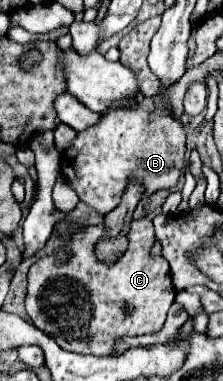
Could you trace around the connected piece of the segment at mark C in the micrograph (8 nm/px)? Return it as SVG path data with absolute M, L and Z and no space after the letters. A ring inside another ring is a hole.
M150 218L134 220L130 224L128 250L114 266L106 266L94 256L94 244L104 234L104 226L86 226L78 230L58 224L58 228L64 234L70 232L66 248L72 250L72 258L64 266L56 266L56 254L44 256L36 260L28 272L26 312L44 334L56 338L56 344L62 350L110 356L116 338L154 334L164 326L176 290L172 286L168 262L160 256L150 256L150 250L156 244Z

